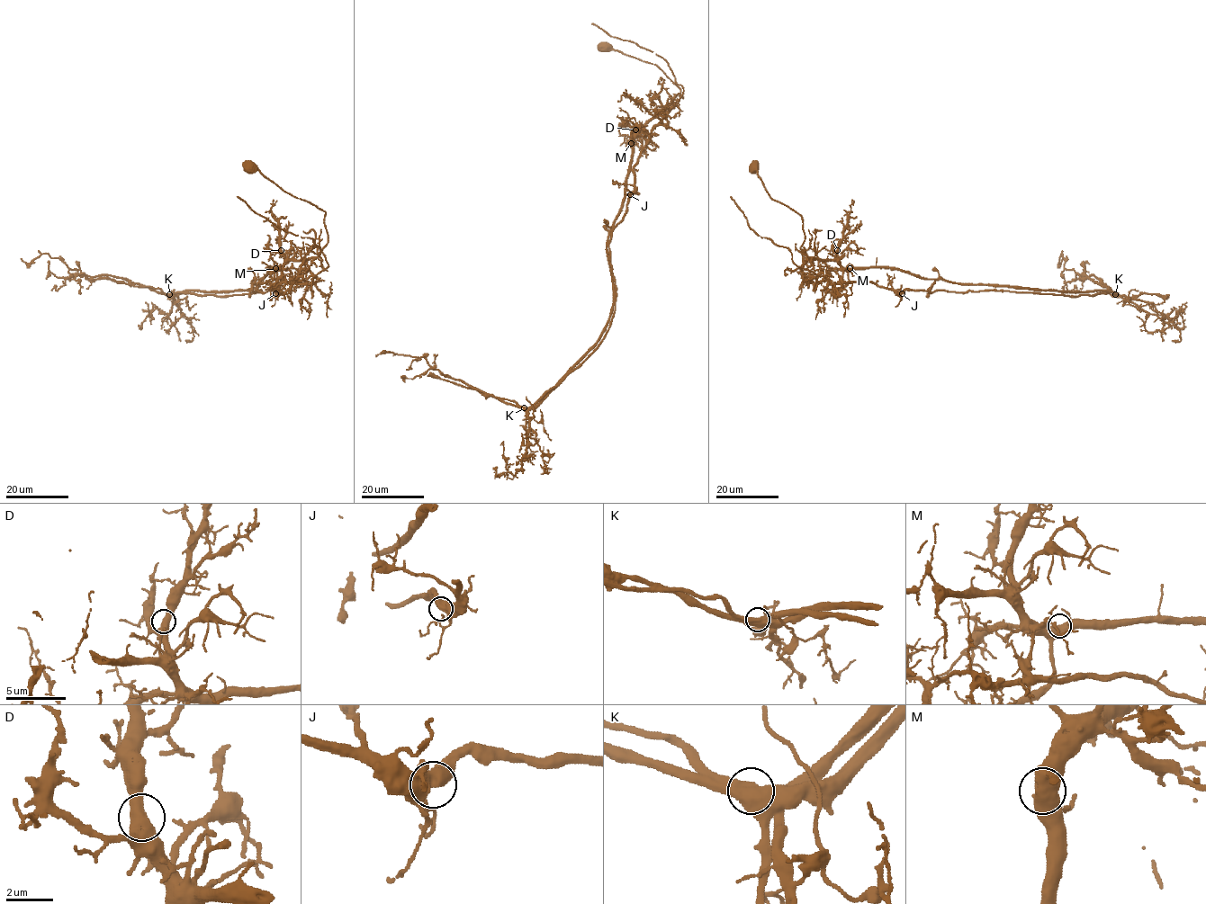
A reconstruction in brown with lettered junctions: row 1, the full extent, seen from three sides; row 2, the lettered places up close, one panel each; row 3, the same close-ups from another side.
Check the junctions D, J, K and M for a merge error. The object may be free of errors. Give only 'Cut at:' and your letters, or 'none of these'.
Cut at: K

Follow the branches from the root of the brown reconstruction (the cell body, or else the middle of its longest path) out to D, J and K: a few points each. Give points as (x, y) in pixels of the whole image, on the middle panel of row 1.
D: (604, 48), (655, 64), (680, 90), (679, 95), (682, 97), (679, 93), (641, 129), (635, 129)
J: (604, 48), (655, 64), (682, 97), (679, 93), (662, 111), (667, 115), (652, 129), (634, 169), (630, 194)
K: (604, 48), (655, 64), (682, 97), (634, 140), (607, 246), (613, 306), (605, 330), (525, 408)

